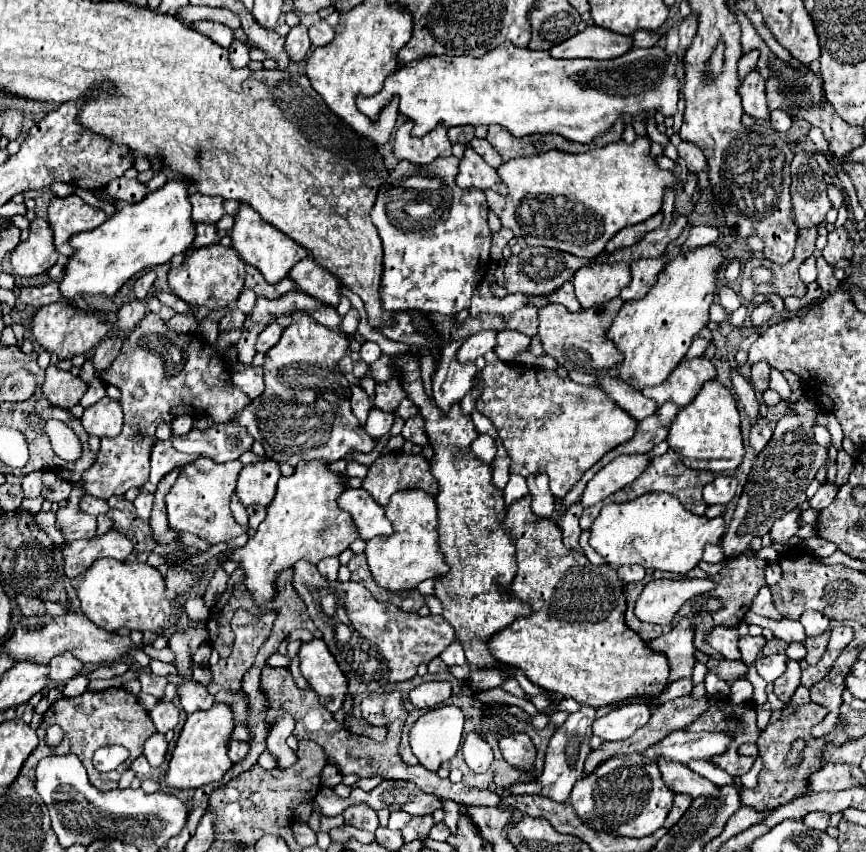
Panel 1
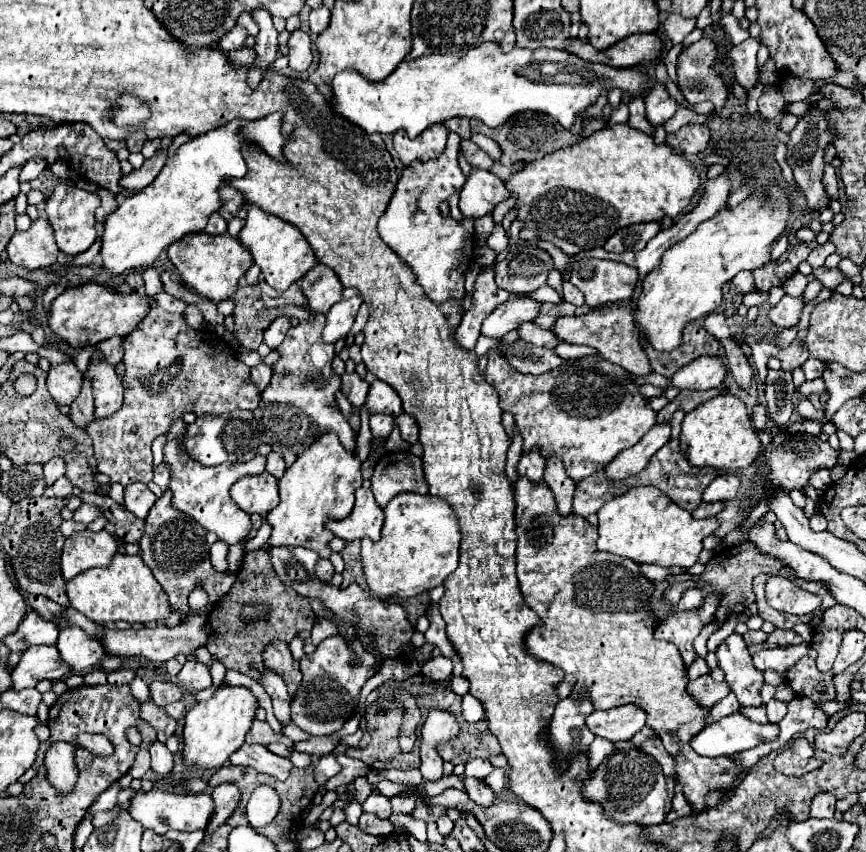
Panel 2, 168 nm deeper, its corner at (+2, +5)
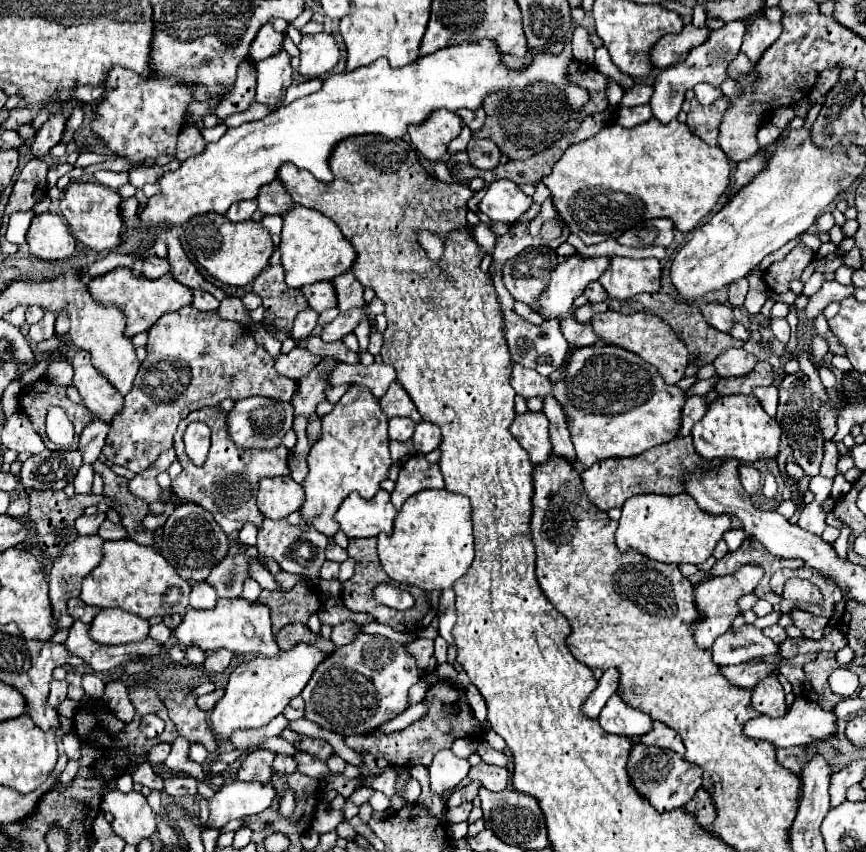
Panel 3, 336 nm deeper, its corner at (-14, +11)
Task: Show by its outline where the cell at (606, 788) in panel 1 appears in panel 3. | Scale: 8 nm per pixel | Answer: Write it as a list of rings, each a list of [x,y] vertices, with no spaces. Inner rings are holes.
[[[636,743],[630,751],[628,777],[630,777],[632,787],[640,795],[644,795],[644,799],[658,813],[666,813],[666,811],[684,807],[702,783],[702,771],[696,765],[688,763],[686,759],[682,759],[674,751],[668,751],[668,749],[662,749],[662,747],[648,747],[644,743]]]

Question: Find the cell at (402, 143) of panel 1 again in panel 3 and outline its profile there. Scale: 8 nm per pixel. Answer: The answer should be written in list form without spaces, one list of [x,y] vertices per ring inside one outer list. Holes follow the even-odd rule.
[[[436,111],[424,127],[408,127],[414,149],[428,161],[438,161],[446,155],[448,143],[460,135],[462,119],[452,111]]]

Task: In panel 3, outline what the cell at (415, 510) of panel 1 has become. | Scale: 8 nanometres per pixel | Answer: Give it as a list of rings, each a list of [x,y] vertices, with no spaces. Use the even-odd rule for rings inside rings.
[[[438,489],[412,495],[394,519],[394,533],[377,536],[377,553],[386,575],[402,585],[414,585],[424,591],[452,587],[474,559],[472,509],[468,499]]]

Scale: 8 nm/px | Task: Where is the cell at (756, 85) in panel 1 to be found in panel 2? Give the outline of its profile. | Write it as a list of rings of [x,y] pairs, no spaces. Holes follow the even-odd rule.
[[[748,37],[744,43],[734,45],[730,49],[732,65],[734,65],[734,77],[746,91],[752,91],[756,81],[758,81],[758,71],[756,71],[758,49],[760,49],[760,41],[754,37]]]

